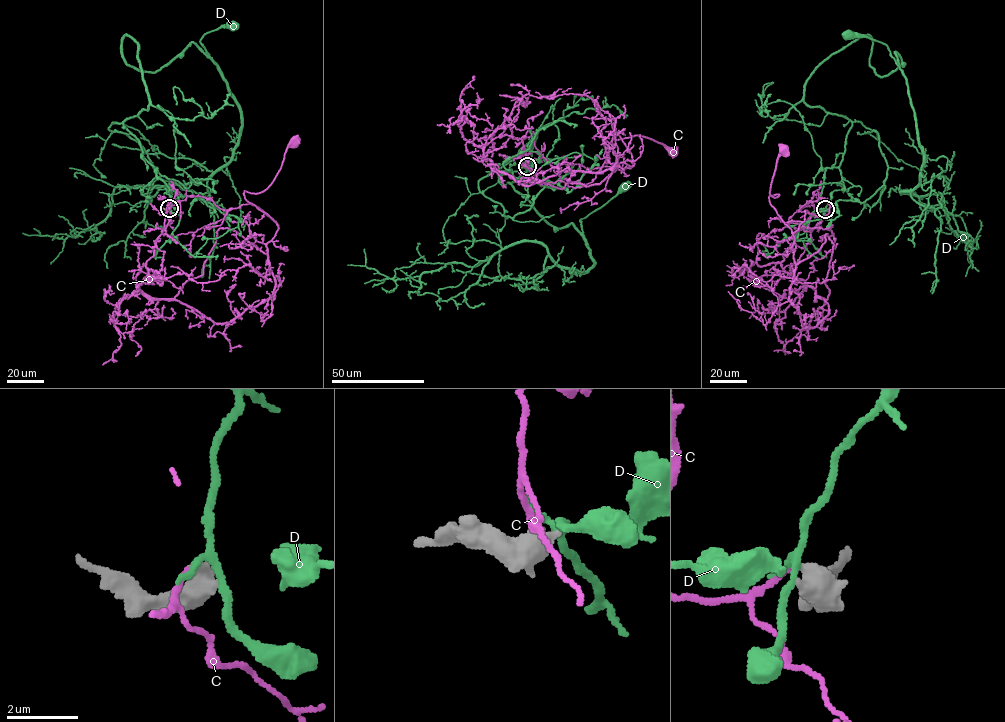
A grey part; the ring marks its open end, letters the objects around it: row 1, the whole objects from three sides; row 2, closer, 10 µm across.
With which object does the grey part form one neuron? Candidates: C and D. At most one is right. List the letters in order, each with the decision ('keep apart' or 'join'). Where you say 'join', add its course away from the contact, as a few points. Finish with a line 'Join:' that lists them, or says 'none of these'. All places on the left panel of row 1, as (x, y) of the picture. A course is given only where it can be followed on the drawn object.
C: join; course (169, 209), (154, 273), (205, 283), (249, 265), (264, 278), (277, 224), (244, 191), (269, 185), (295, 139)
D: keep apart
Join: C

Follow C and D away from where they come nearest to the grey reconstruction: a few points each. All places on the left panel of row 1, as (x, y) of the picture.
C: (169, 209), (154, 273), (205, 283), (249, 265), (264, 278), (277, 224), (244, 191), (269, 185), (295, 139)
D: (170, 209), (123, 123), (149, 95), (122, 42), (154, 72), (231, 25)

